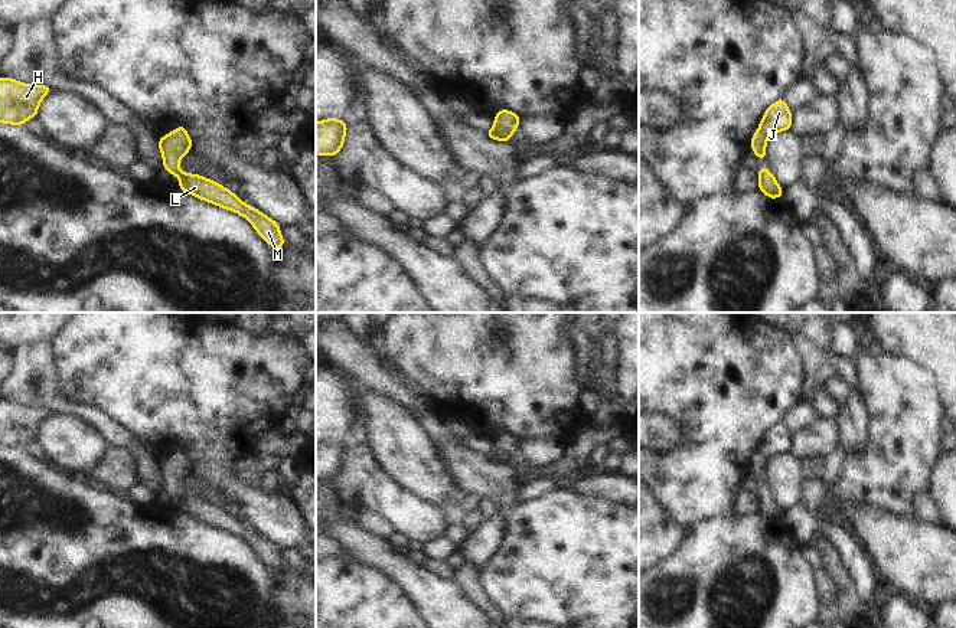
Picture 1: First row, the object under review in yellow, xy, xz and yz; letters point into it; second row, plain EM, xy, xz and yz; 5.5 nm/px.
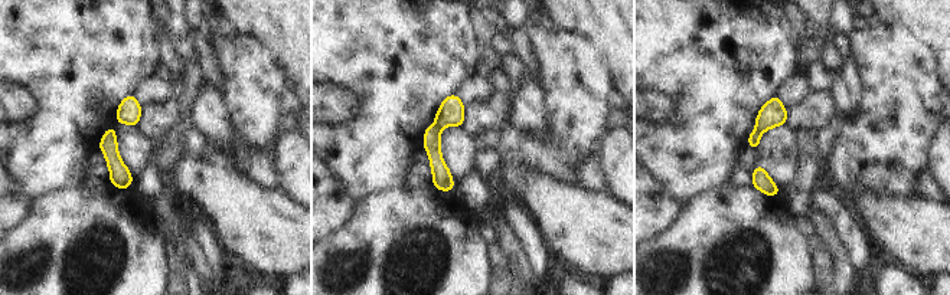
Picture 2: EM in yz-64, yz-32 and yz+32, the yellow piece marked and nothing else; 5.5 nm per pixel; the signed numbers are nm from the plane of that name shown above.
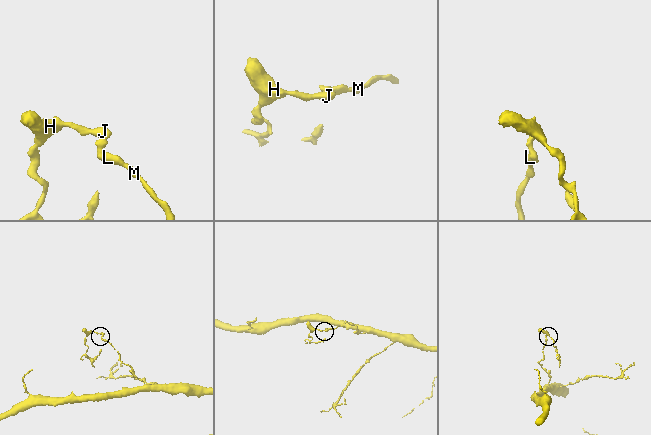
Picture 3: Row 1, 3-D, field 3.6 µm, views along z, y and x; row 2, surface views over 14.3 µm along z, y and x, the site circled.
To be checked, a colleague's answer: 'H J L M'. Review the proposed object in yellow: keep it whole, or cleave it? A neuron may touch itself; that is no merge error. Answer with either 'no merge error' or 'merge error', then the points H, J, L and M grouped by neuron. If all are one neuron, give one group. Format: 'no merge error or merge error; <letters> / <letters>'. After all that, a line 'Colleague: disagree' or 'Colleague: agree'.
no merge error; H J L M
Colleague: agree

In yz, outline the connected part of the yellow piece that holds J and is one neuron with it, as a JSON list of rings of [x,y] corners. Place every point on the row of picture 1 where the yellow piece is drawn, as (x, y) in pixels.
[[[783,97],[771,104],[758,125],[758,130],[751,137],[751,151],[764,161],[766,160],[766,144],[771,134],[779,131],[789,131],[792,127],[792,111],[789,109]]]

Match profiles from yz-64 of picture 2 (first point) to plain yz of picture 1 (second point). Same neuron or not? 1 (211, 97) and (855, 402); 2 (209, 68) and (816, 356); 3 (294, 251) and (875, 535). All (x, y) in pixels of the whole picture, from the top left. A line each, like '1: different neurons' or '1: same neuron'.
1: same neuron
2: same neuron
3: same neuron

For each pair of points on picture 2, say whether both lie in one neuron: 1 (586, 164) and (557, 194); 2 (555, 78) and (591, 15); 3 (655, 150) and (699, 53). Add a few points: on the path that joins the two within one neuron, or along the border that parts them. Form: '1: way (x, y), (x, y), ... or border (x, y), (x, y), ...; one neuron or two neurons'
1: border (577, 182), (587, 189), (604, 190); two neurons
2: border (552, 26), (581, 36), (603, 58); two neurons
3: way (679, 125), (699, 105), (699, 78); one neuron

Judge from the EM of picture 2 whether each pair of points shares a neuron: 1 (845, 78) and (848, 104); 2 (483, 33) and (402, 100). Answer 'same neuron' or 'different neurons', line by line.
1: same neuron
2: different neurons

